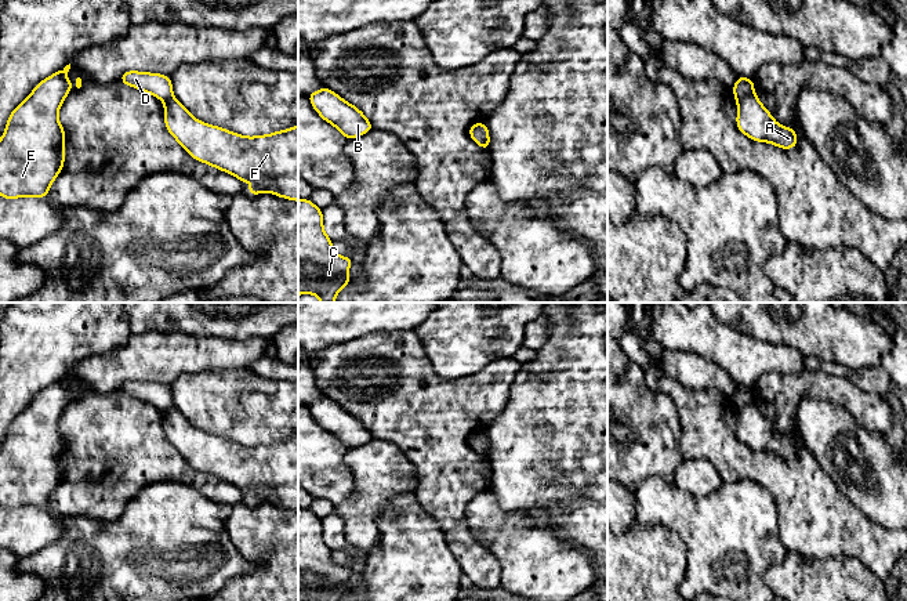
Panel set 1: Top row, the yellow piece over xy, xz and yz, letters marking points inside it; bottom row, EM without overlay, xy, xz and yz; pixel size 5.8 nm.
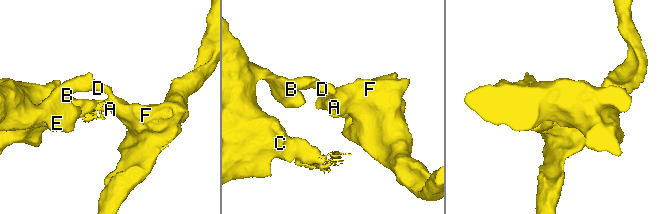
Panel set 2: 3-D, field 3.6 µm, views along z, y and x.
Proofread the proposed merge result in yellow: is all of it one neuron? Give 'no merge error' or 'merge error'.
merge error

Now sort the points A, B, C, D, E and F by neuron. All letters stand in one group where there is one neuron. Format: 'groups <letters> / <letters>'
groups A F / B C D E

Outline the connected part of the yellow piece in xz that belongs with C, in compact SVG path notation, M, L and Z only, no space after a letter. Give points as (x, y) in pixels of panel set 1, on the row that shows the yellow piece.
M298 199L298 296L308 293L318 296L320 303L334 303L337 293L352 282L347 276L352 260L333 250L333 242L323 229L322 210L309 199Z

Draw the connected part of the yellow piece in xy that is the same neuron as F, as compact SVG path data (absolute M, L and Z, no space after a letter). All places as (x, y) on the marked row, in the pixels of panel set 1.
M174 97L164 101L164 123L193 159L226 171L242 182L254 181L254 187L246 188L248 195L271 192L298 202L298 124L268 135L244 137L197 120Z

